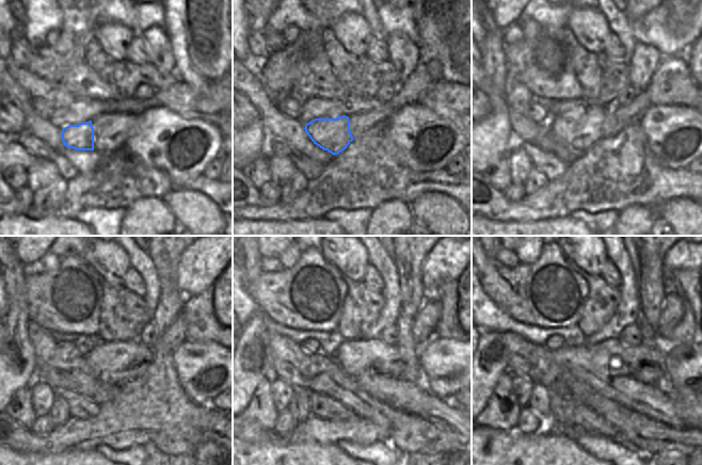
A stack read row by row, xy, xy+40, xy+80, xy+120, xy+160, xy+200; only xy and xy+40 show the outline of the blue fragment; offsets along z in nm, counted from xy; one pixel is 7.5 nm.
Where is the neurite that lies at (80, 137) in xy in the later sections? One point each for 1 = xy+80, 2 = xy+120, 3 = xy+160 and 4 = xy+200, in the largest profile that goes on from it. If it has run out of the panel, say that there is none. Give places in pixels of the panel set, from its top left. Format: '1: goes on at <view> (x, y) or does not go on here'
1: goes on at xy+80 (581, 127)
2: goes on at xy+120 (115, 363)
3: goes on at xy+160 (368, 359)
4: goes on at xy+200 (647, 364)

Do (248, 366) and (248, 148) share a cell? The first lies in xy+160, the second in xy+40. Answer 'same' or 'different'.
same

